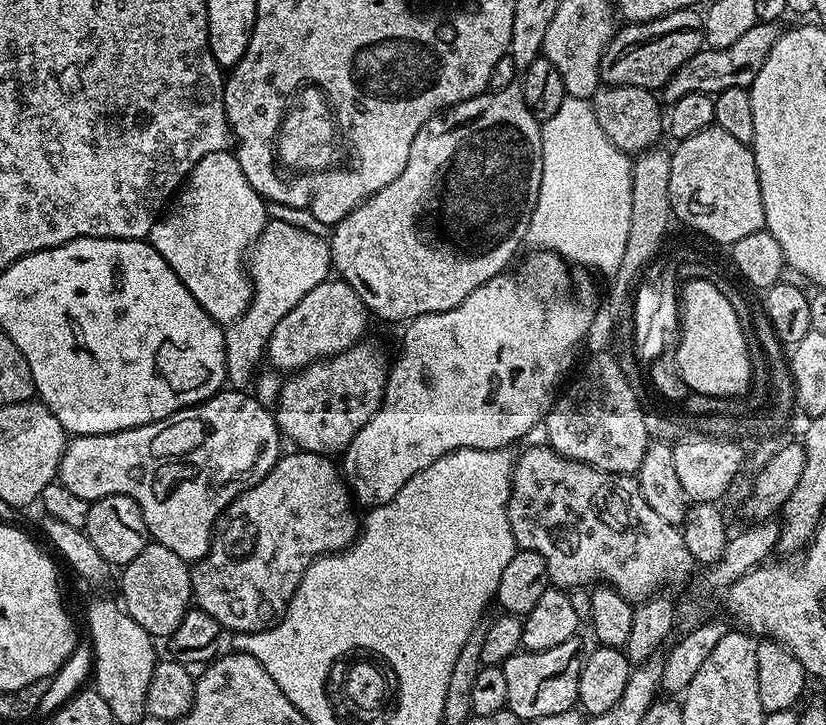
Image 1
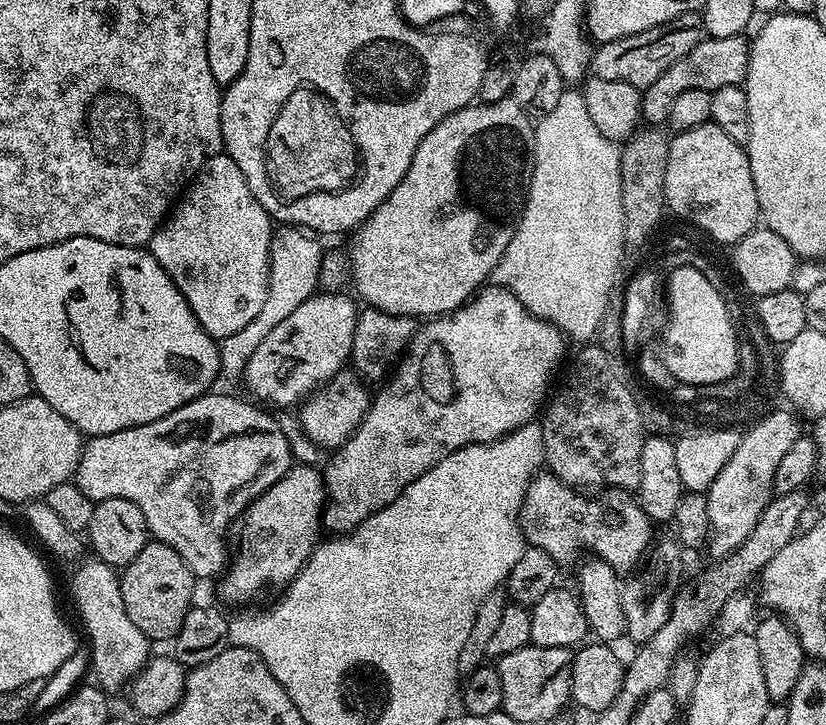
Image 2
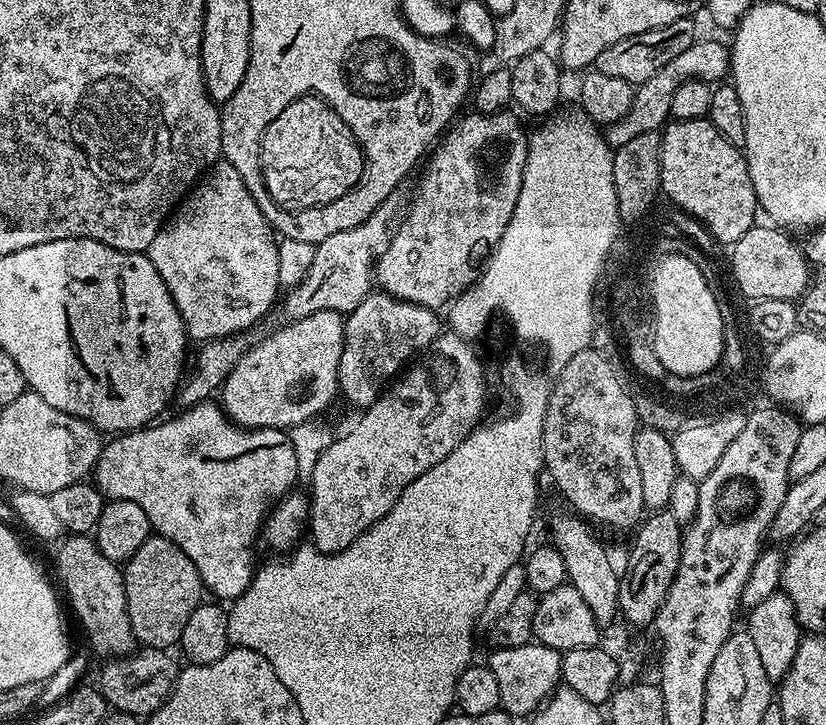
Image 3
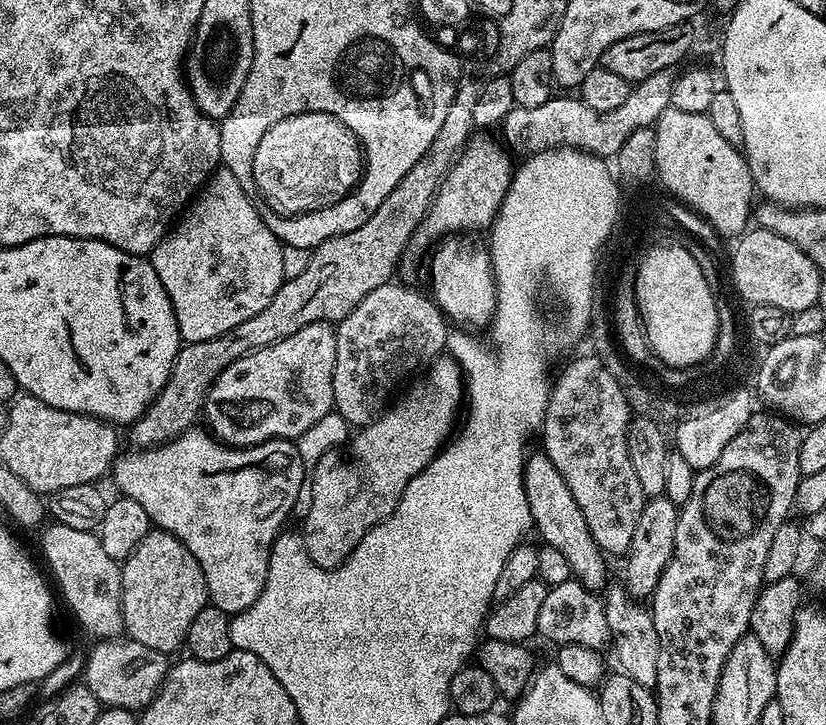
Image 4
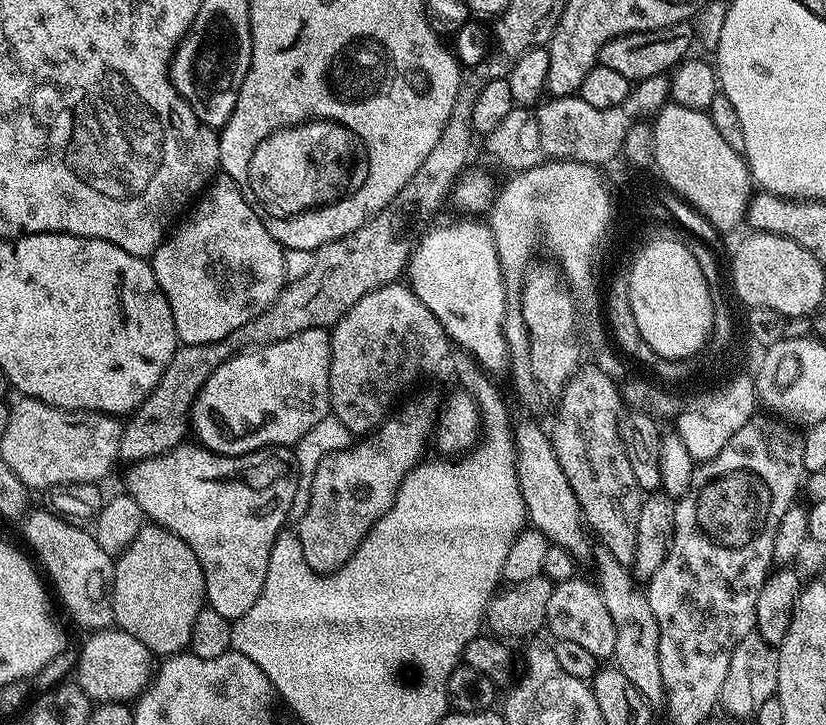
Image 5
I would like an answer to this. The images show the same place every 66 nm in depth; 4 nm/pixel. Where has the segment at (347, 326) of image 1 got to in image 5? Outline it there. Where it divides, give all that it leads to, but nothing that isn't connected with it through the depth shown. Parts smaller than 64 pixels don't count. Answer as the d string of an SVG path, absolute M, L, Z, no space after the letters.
M329 329L302 330L302 334L294 334L294 338L249 347L222 362L218 370L206 378L192 403L190 428L194 434L196 431L201 440L199 443L217 456L241 456L260 448L295 446L306 433L314 430L314 426L318 426L318 422L322 422L324 416L329 415L331 341Z

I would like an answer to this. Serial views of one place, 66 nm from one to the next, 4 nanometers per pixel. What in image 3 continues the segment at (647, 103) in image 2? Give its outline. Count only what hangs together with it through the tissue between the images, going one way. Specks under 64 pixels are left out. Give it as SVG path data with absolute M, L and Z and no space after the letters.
M697 38L693 44L686 46L682 54L666 62L662 70L656 71L646 82L635 85L632 94L632 105L626 110L624 117L618 122L607 125L606 139L608 147L615 150L626 146L630 138L638 138L638 134L660 132L669 123L670 98L674 98L674 90L682 86L682 82L701 80L710 85L723 81L729 75L732 66L732 54L727 43L720 40L704 40Z

